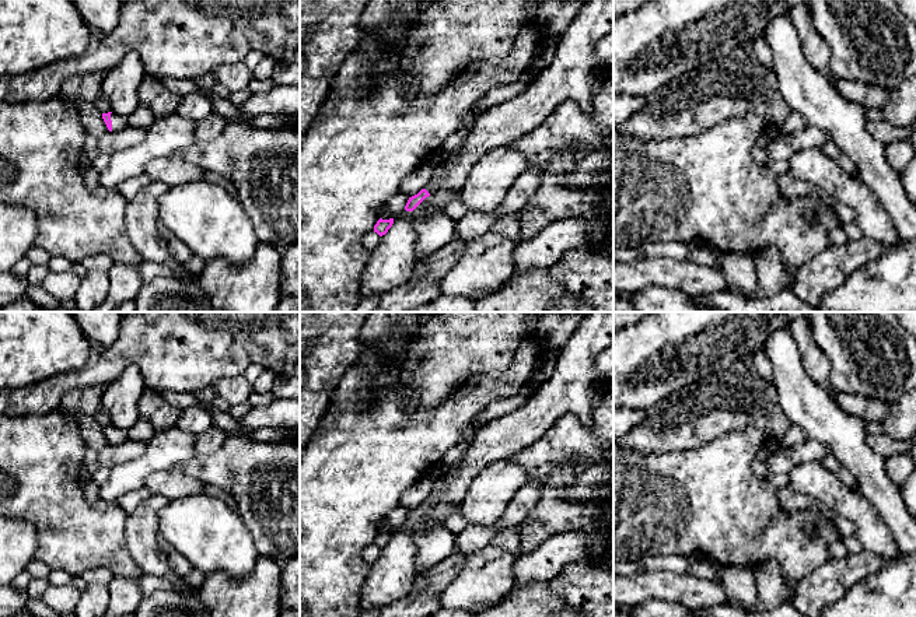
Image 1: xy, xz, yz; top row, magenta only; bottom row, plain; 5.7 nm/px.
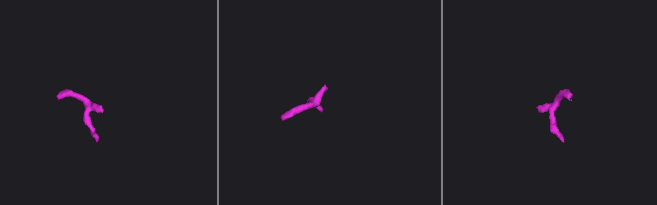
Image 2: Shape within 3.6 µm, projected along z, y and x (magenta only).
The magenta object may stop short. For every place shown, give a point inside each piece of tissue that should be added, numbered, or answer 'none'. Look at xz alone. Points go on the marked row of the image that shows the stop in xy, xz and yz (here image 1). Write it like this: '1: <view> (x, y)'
1: xz (440, 171)

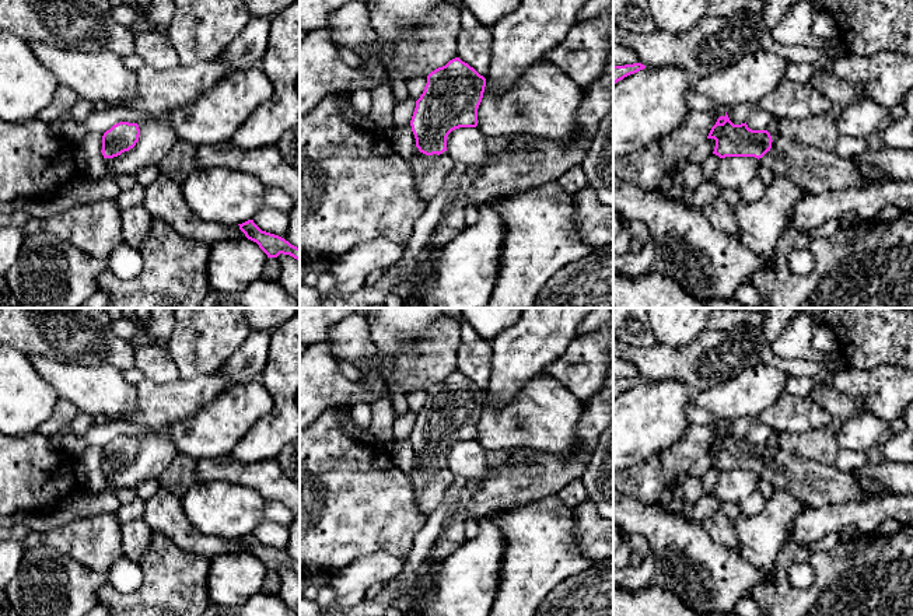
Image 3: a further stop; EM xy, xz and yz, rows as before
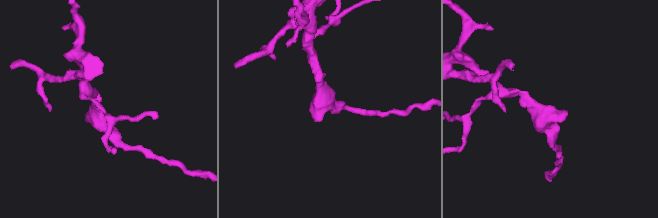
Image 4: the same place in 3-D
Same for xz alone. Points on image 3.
1: xz (430, 172)

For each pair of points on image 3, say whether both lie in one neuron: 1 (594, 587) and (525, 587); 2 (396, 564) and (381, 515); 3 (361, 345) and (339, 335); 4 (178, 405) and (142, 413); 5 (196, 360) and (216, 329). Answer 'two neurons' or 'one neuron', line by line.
1: two neurons
2: two neurons
3: one neuron
4: one neuron
5: one neuron

